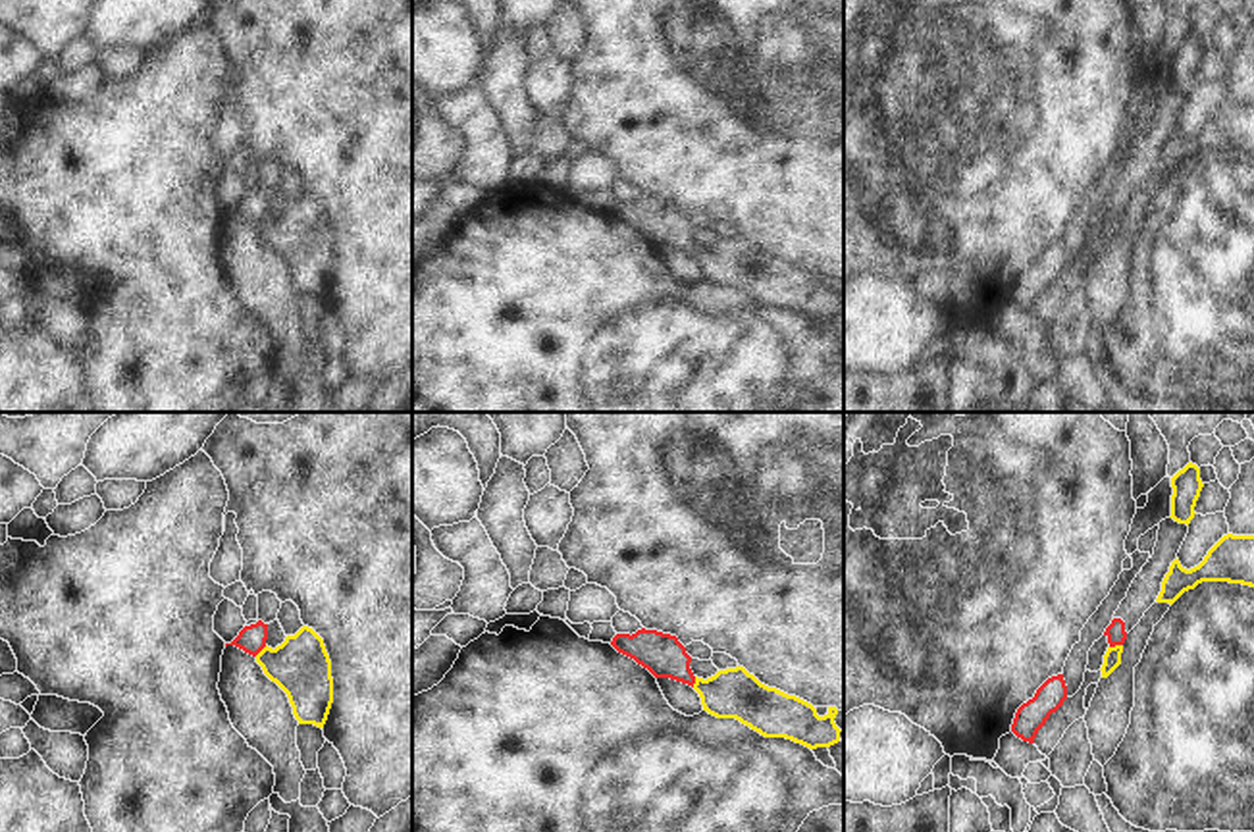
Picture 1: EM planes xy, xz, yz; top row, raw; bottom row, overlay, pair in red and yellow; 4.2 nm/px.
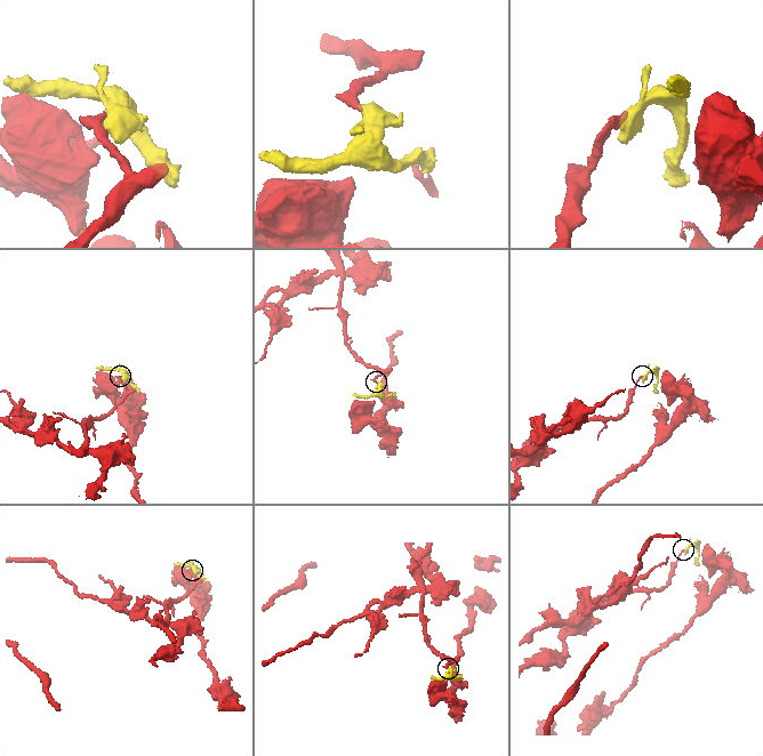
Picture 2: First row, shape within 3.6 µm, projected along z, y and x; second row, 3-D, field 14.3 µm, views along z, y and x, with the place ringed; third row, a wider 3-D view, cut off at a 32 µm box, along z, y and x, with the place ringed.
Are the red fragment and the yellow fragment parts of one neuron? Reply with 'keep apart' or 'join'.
keep apart

